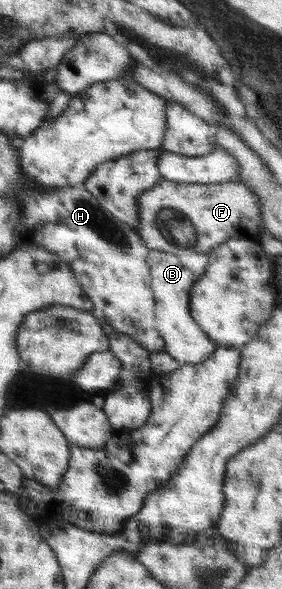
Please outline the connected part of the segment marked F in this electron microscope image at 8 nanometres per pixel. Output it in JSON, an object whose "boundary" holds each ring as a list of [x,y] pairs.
{"boundary":[[[163,179],[138,196],[138,227],[135,231],[150,249],[179,254],[191,249],[193,252],[206,253],[235,236],[259,241],[260,236],[266,233],[259,219],[260,200],[250,186],[242,181],[201,184]]]}

